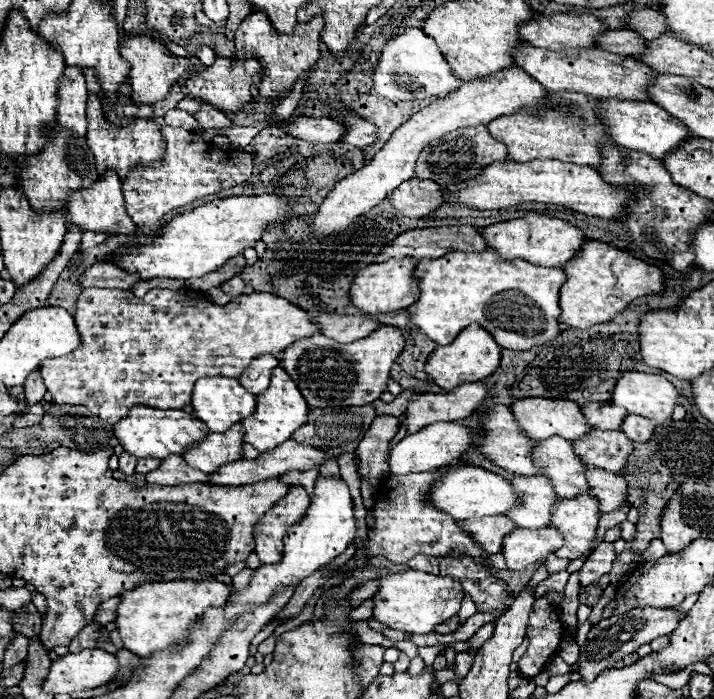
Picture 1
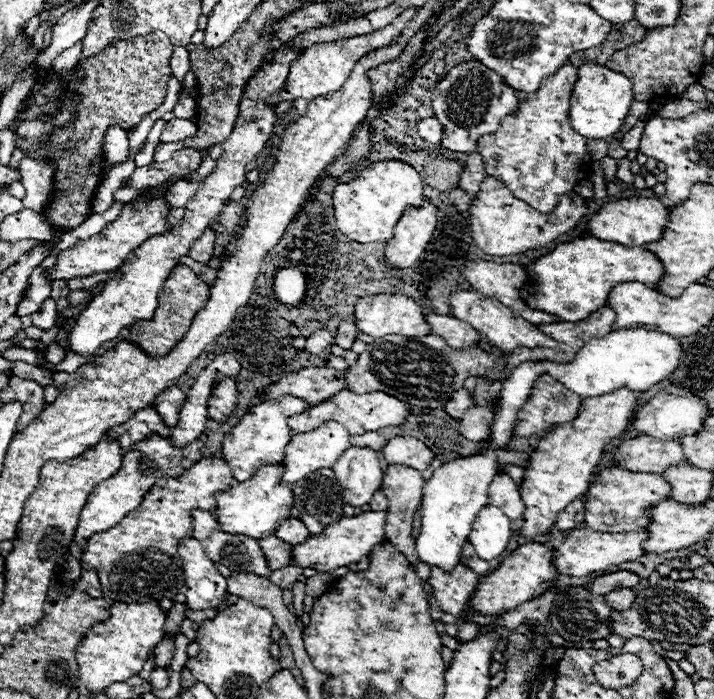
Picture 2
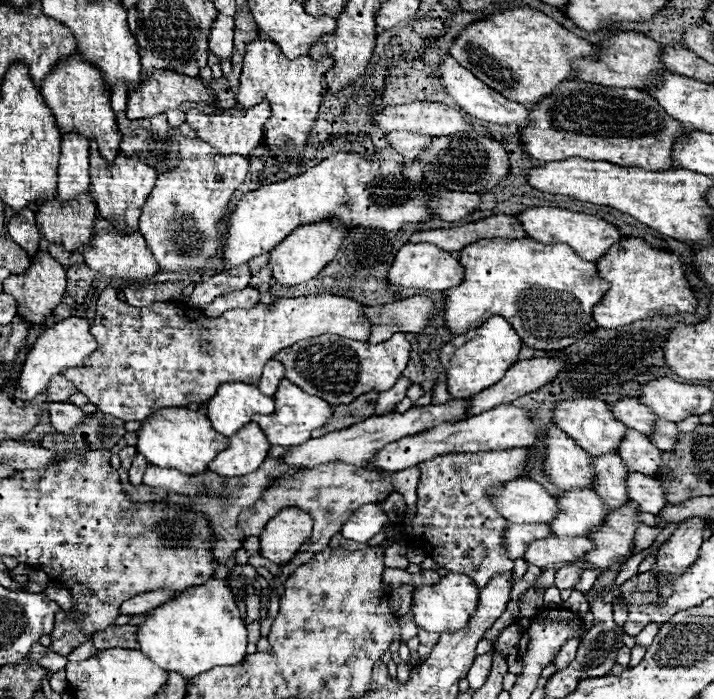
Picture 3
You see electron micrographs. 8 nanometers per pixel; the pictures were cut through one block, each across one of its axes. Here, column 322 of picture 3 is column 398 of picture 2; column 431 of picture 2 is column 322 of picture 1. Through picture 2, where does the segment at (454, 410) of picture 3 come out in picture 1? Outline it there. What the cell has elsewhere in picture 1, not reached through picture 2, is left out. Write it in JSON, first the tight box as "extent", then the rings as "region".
{"extent":[210,440,330,486],"region":[[[288,440],[280,444],[280,448],[274,448],[272,452],[264,452],[254,460],[236,460],[236,464],[224,464],[220,472],[212,474],[210,484],[216,486],[244,486],[244,484],[254,484],[260,480],[268,478],[278,478],[286,472],[306,472],[312,468],[320,468],[320,464],[328,462],[330,456],[326,452],[320,452],[318,448],[308,448],[308,444],[296,444],[294,440]]]}

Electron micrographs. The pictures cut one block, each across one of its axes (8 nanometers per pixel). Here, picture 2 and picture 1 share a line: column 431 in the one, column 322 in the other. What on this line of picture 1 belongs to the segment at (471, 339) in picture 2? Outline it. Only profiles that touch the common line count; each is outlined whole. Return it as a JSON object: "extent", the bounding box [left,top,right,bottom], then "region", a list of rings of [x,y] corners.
{"extent":[314,314,382,344],"region":[[[318,314],[314,318],[322,324],[322,334],[334,338],[340,344],[348,344],[376,332],[382,322],[364,316],[340,316],[340,314]]]}

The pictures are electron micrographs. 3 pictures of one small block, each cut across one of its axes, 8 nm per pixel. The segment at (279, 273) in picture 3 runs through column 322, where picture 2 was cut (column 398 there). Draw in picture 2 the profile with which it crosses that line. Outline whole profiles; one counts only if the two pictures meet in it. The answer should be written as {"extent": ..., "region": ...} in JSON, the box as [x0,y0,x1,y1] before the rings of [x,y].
{"extent":[386,200,436,268],"region":[[[426,200],[418,208],[408,208],[394,228],[394,238],[386,242],[386,260],[396,268],[418,262],[436,228],[436,206]]]}

